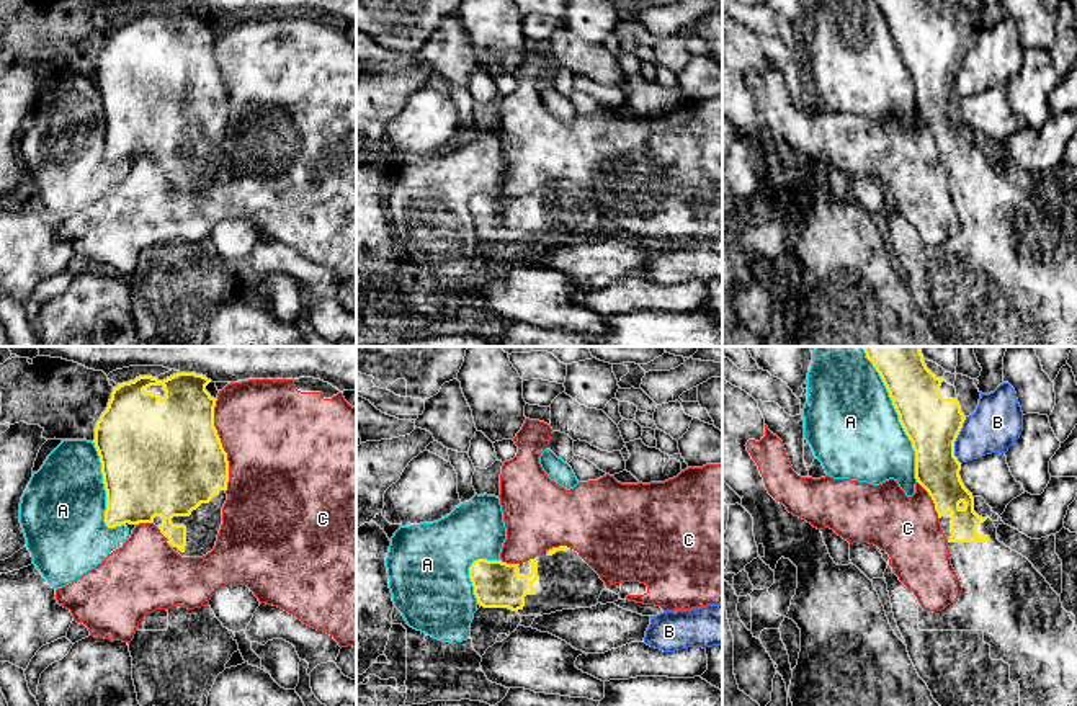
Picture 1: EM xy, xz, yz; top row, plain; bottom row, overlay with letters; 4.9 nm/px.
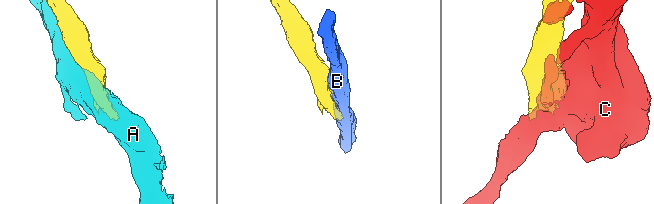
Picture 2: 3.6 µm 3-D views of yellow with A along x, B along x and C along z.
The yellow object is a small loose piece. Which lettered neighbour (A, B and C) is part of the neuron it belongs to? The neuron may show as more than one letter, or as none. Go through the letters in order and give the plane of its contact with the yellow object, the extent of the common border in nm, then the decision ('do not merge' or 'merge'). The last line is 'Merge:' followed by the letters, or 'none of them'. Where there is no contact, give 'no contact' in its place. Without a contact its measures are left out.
A: meets yellow in yz; contact 700 nm long; do not merge
B: meets yellow in yz; contact 240 nm long; do not merge
C: meets yellow in xy; contact 460 nm long; do not merge
Merge: none of them

